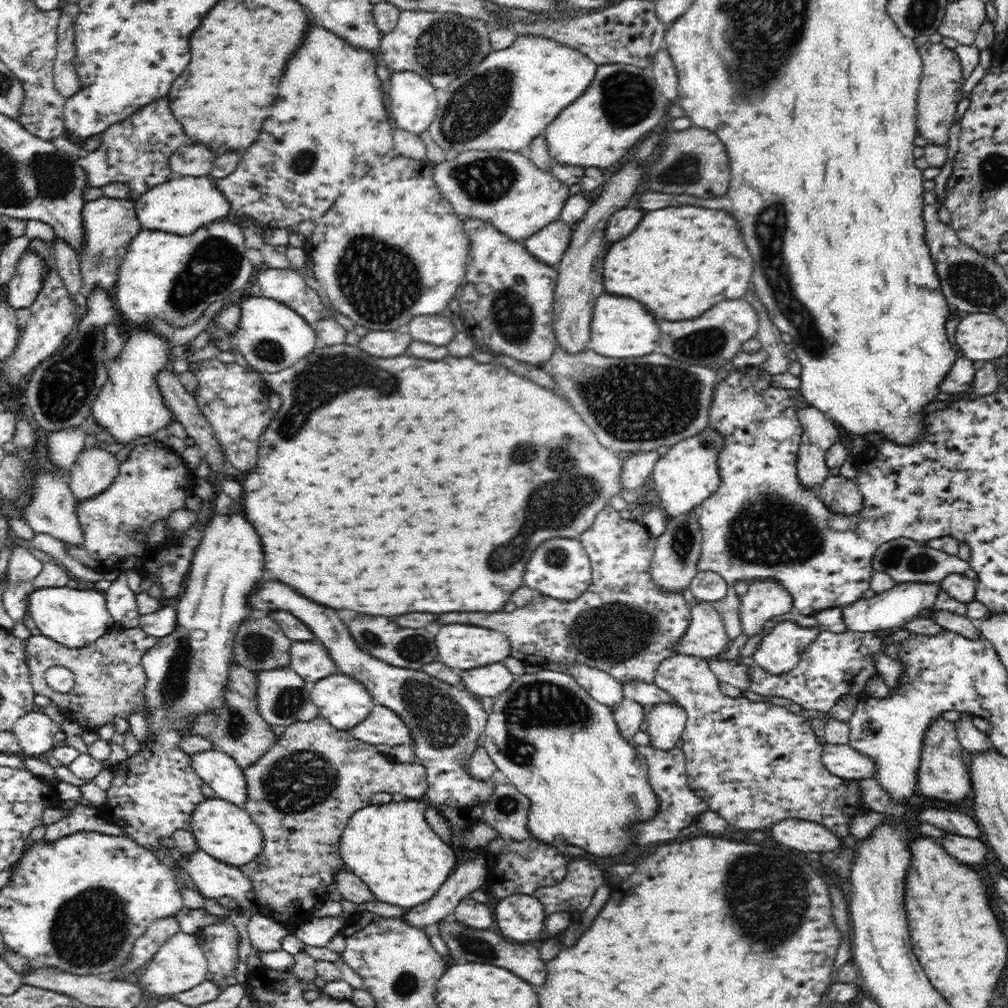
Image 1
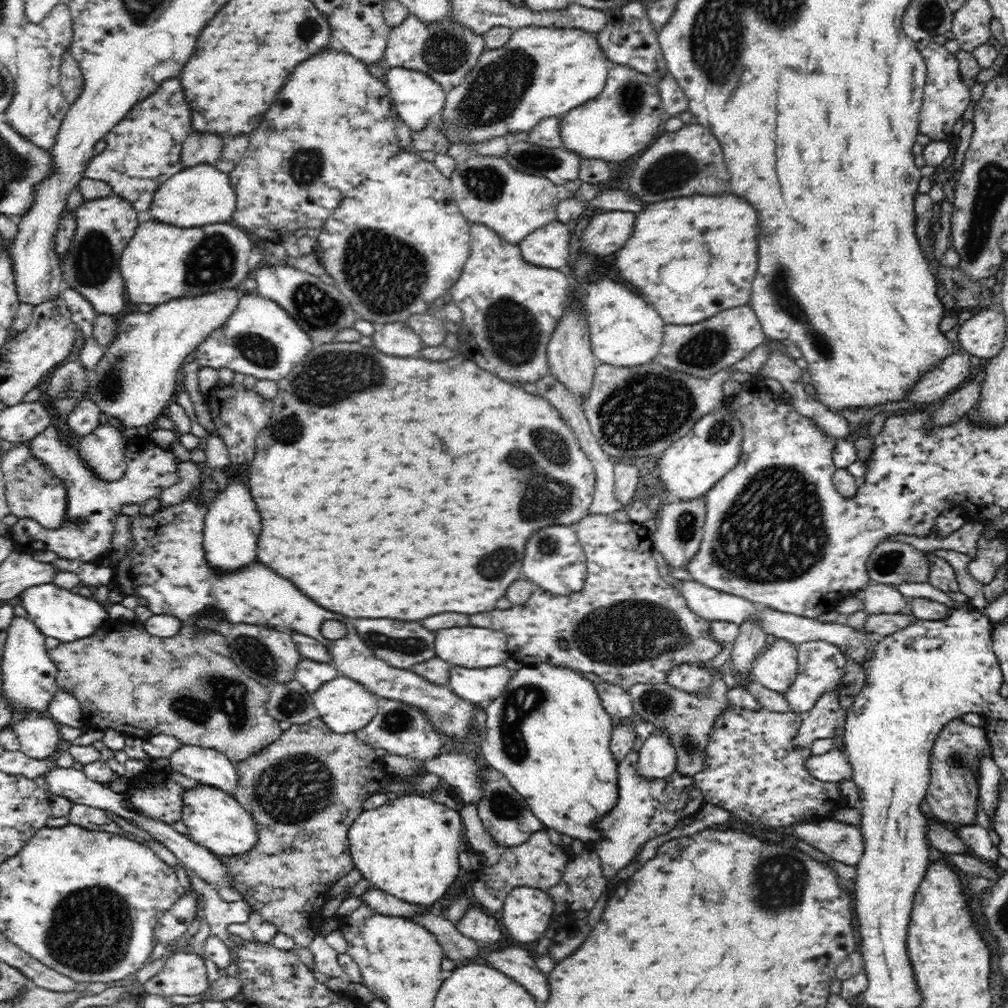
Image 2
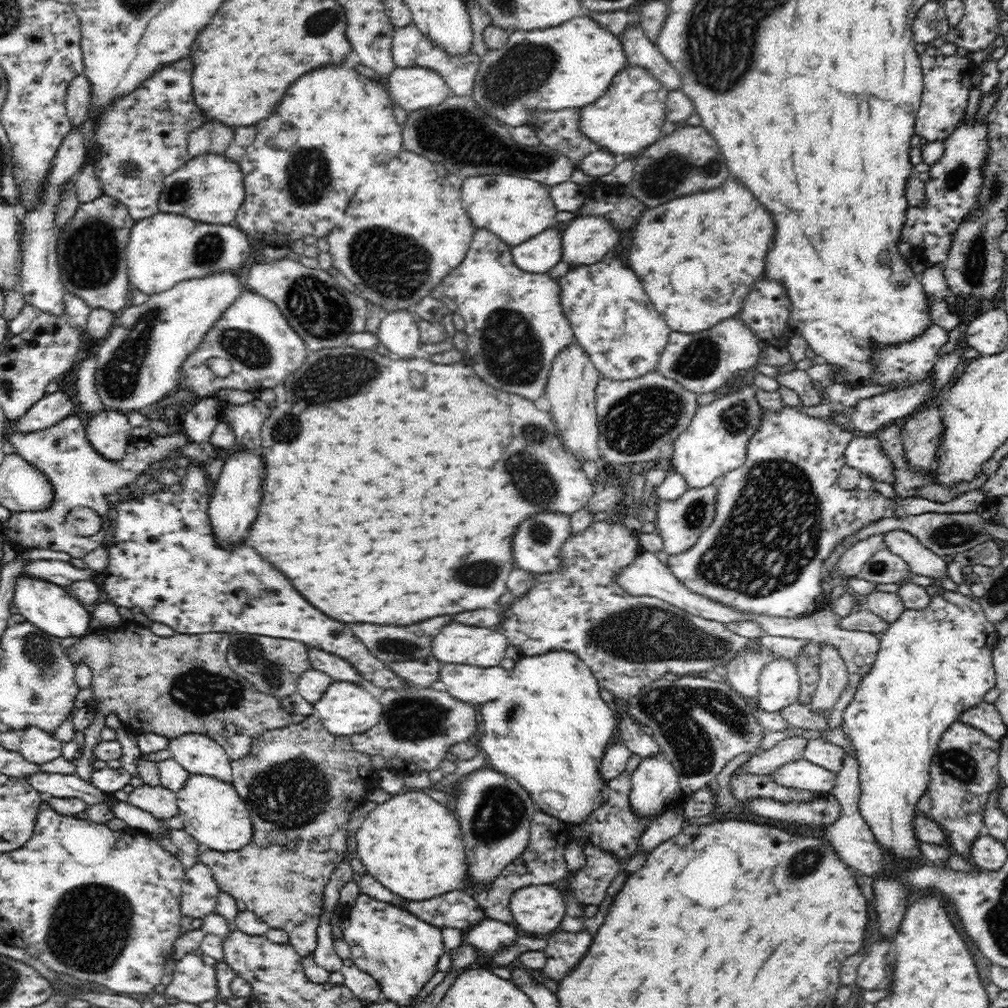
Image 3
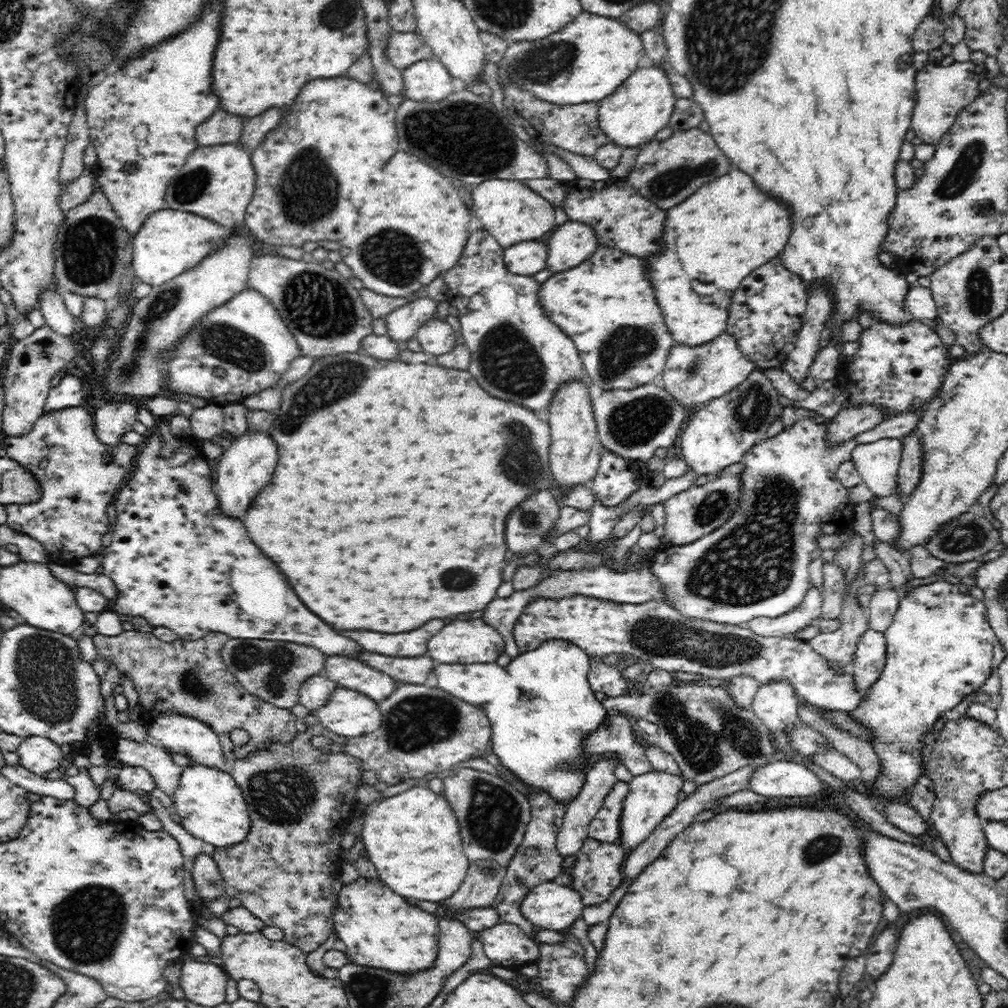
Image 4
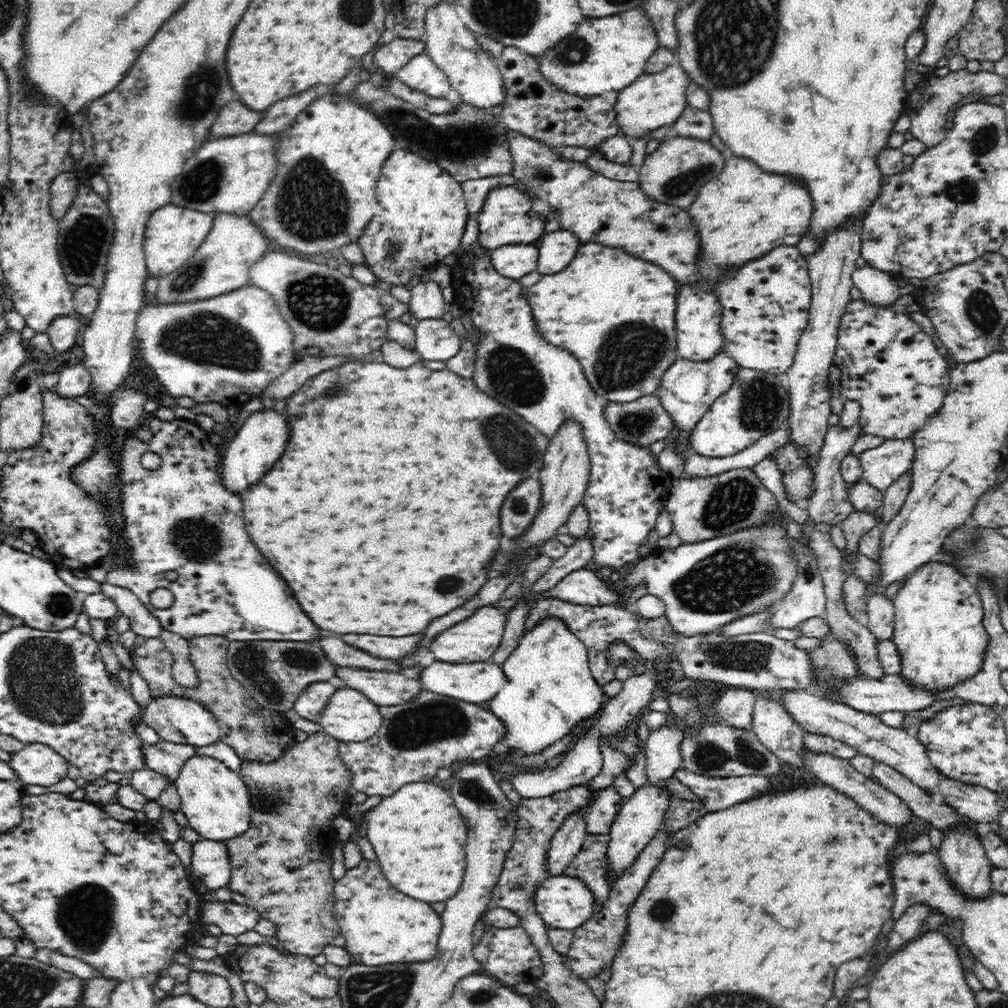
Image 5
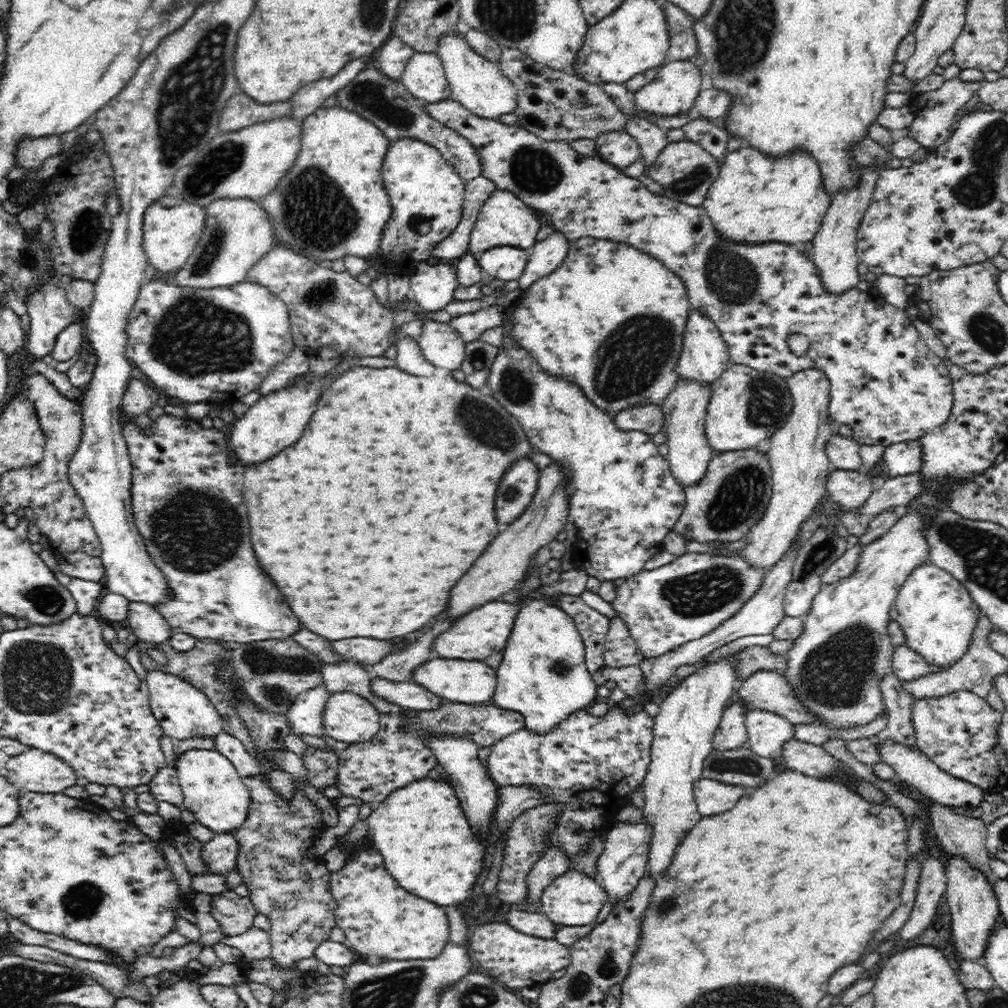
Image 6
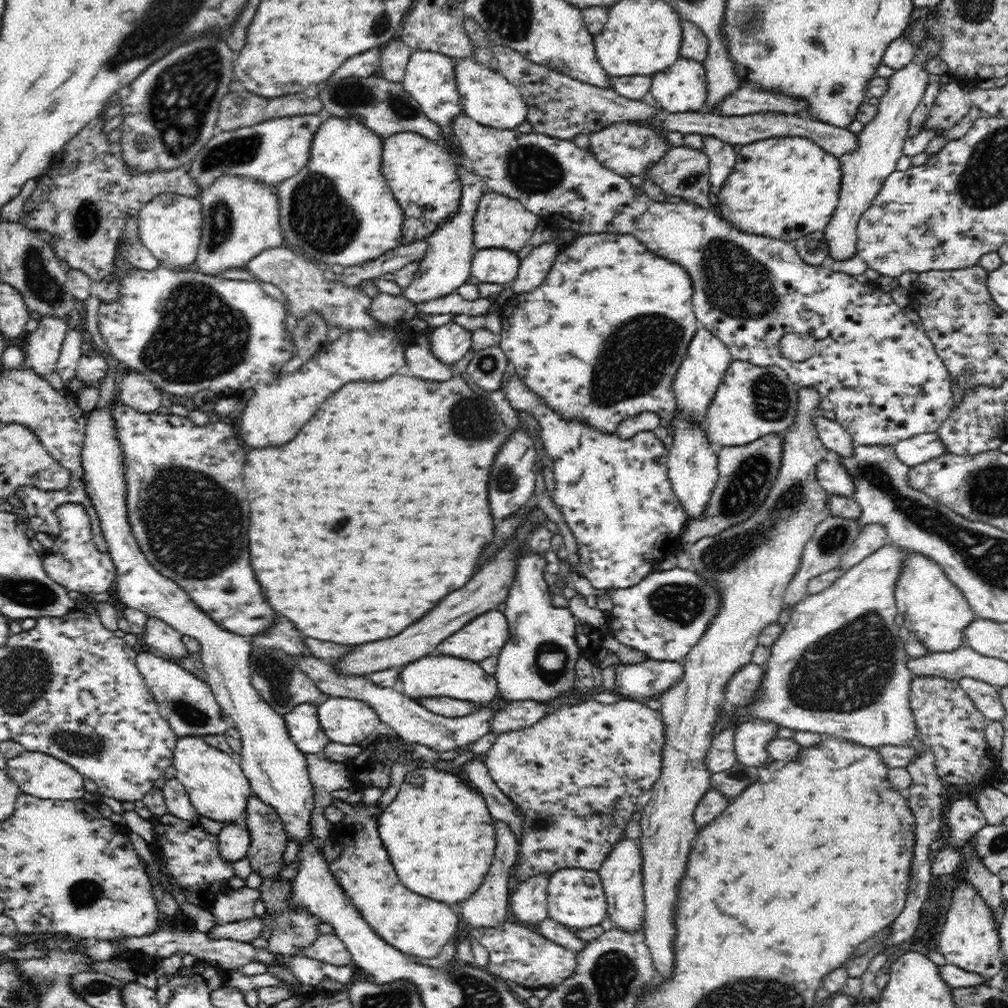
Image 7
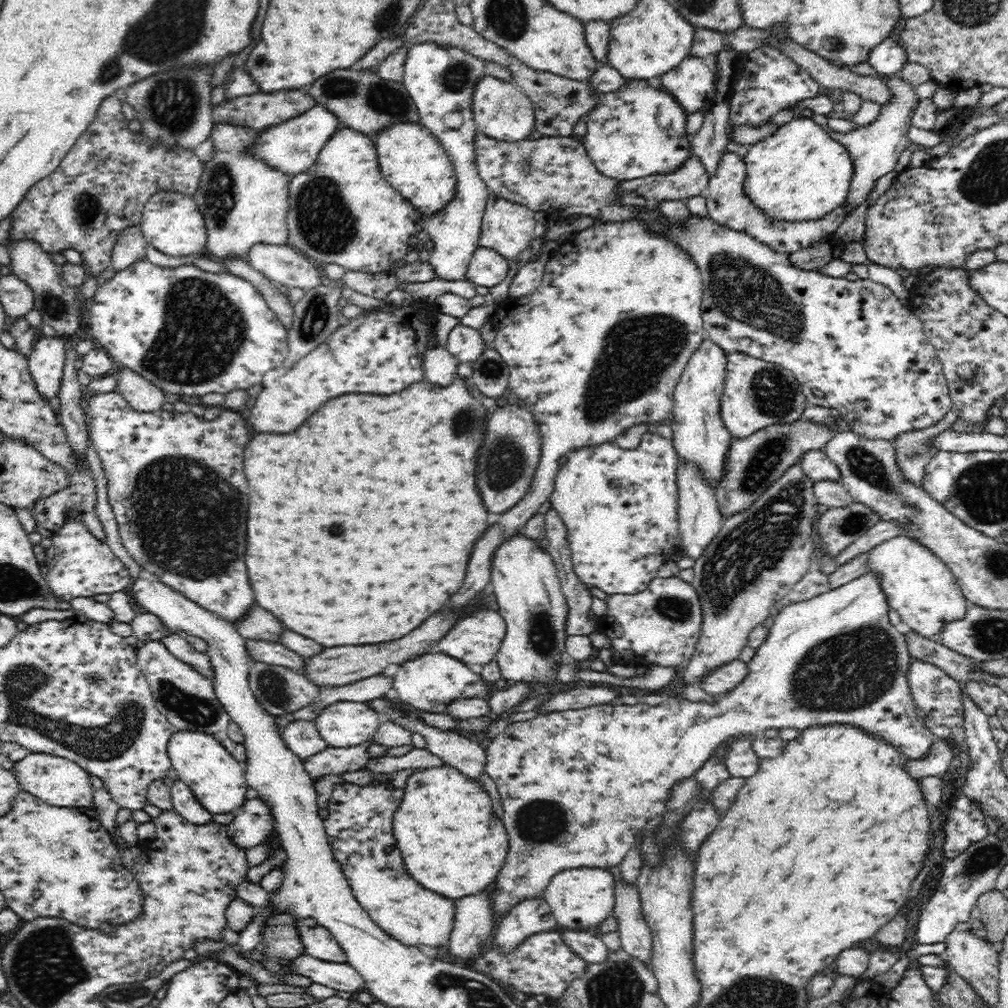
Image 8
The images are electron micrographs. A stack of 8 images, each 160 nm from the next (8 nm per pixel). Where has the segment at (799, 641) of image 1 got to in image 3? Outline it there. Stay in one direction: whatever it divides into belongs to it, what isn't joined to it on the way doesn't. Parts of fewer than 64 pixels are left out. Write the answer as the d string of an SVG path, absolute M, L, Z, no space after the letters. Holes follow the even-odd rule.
M786 658L768 661L759 677L757 706L764 712L780 714L788 706L799 703L800 676L797 666Z

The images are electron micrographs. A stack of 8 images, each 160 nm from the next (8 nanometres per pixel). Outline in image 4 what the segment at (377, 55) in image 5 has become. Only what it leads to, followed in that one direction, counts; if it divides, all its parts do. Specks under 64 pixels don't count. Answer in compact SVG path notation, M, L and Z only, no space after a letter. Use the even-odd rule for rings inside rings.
M393 32L384 52L388 63L401 71L414 62L433 58L430 47L418 32Z

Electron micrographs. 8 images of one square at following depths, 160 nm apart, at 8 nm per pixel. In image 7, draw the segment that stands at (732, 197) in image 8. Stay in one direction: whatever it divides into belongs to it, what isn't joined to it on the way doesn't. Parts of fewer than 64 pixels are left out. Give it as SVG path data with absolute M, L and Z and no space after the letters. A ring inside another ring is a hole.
M703 135L704 151L709 159L710 185L709 208L714 210L718 216L721 216L720 194L722 188L726 186L730 174L734 172L734 166L737 162L737 153L734 147L723 140L713 136Z

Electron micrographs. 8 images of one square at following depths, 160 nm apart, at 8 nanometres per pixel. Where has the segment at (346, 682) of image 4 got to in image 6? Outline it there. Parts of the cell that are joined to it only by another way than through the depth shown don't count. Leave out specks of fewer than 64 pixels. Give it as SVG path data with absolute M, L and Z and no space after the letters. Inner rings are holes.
M373 677L371 687L376 696L412 711L438 710L440 706L446 704L444 698L432 694L412 680L391 682L384 678Z

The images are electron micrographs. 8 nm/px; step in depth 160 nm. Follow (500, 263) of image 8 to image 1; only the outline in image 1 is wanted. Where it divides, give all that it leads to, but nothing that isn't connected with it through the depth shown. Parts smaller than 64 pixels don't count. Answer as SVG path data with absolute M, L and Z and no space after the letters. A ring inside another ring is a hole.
M558 219L523 239L522 245L540 262L557 266L570 244L572 233L569 224Z

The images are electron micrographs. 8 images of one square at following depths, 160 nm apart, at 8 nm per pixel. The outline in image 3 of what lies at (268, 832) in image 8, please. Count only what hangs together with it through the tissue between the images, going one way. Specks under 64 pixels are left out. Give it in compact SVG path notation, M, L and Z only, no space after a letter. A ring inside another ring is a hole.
M198 861L185 869L182 884L181 911L184 916L203 918L216 910L221 890L214 880L211 868Z

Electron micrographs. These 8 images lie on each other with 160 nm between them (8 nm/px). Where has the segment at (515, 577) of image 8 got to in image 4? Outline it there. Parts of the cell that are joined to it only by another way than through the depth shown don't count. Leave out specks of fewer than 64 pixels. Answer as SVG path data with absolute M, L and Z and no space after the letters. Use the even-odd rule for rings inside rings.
M551 639L547 642L538 646L537 650L528 651L527 653L520 653L519 656L516 656L509 664L506 666L505 670L508 672L509 678L506 682L502 682L500 684L500 690L498 690L498 696L496 698L492 698L492 702L484 702L484 713L486 717L489 719L492 729L491 736L491 752L496 754L500 759L501 764L509 768L514 775L516 775L520 780L524 781L524 783L536 787L542 788L548 793L552 798L559 800L560 802L570 802L586 781L587 770L588 768L584 768L584 753L582 753L582 740L592 730L596 730L598 728L598 724L602 722L602 720L606 720L607 711L604 709L604 706L599 702L596 698L595 691L589 684L589 669L590 669L590 658L586 655L586 651L582 650L582 648L576 646L576 644L564 641L560 639Z

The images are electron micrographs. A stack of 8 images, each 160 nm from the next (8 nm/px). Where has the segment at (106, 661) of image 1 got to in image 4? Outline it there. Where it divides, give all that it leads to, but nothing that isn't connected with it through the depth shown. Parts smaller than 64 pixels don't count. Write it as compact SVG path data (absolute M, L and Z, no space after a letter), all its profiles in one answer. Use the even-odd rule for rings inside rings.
M136 628L122 631L118 636L94 635L98 655L108 663L116 664L120 673L134 681L139 703L149 720L174 711L205 722L221 738L224 756L235 761L274 743L291 743L298 730L297 719L290 709L277 708L254 696L227 670L221 651L228 640L227 634L208 633L196 641L164 642L153 632ZM236 728L248 732L250 740L247 744L235 746L232 743L228 735Z

